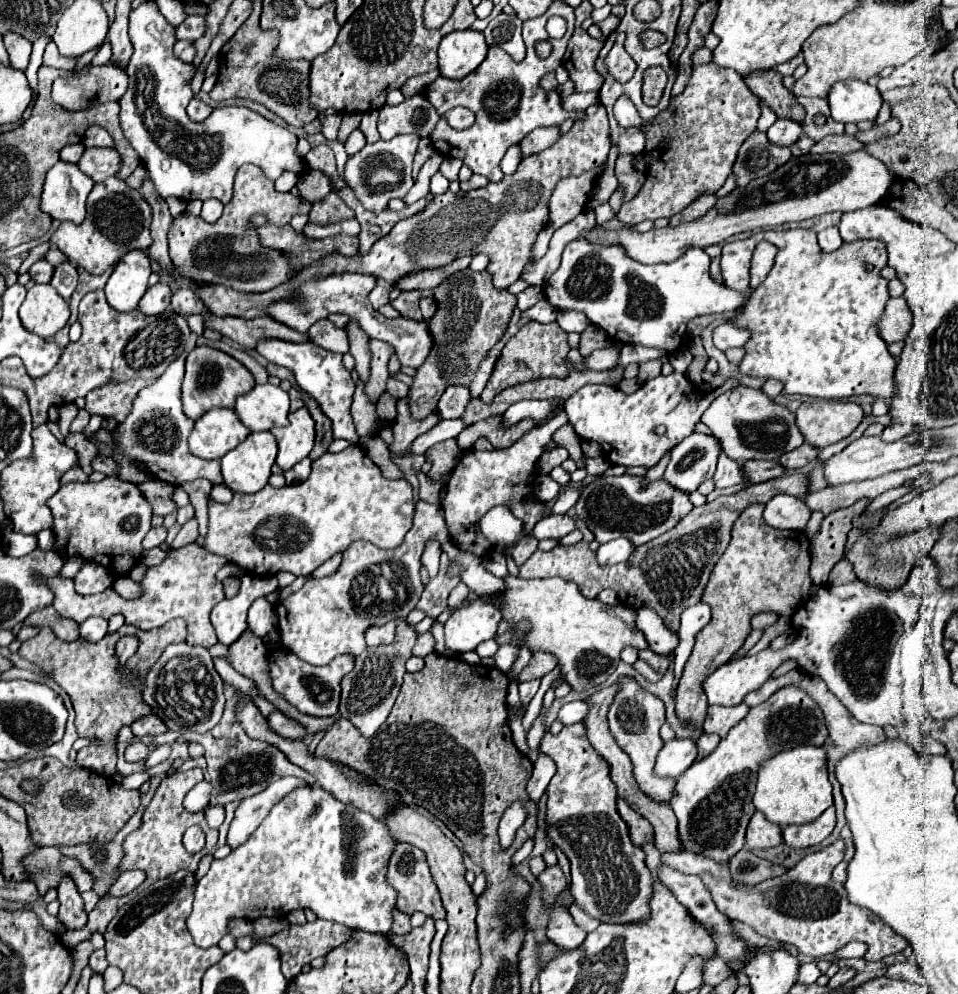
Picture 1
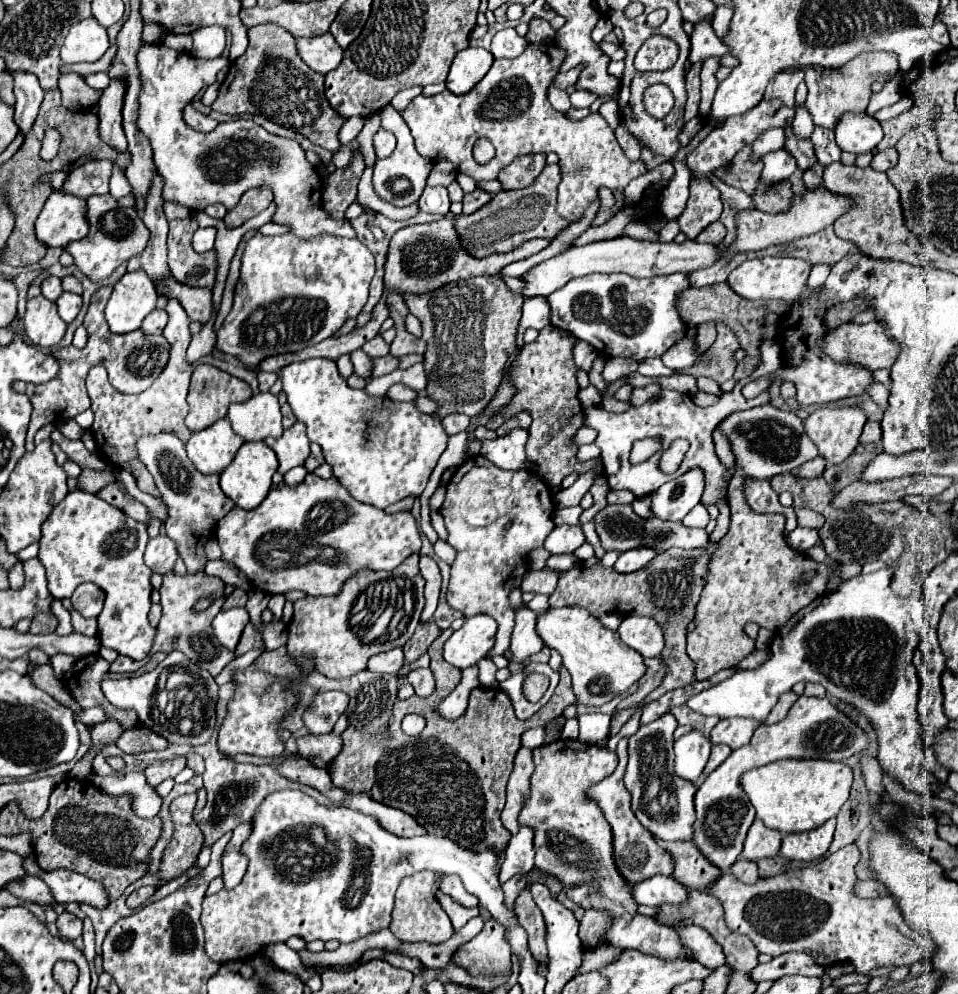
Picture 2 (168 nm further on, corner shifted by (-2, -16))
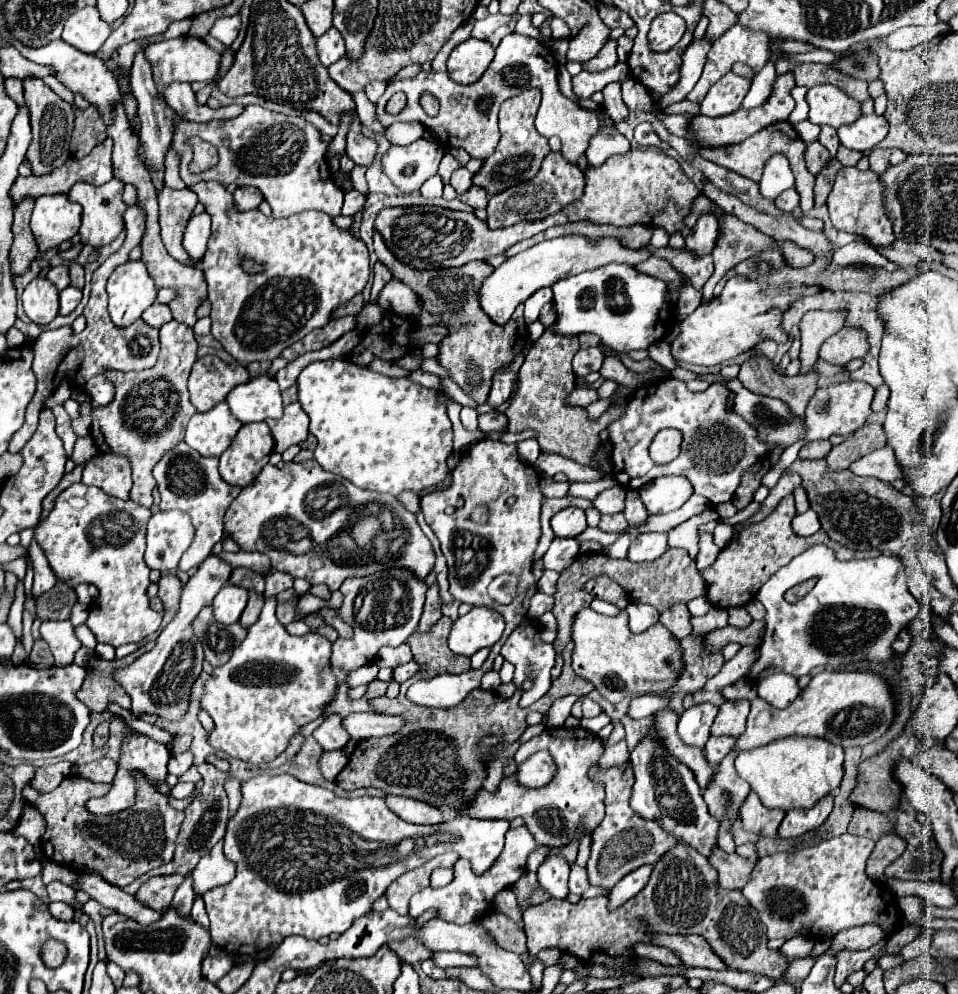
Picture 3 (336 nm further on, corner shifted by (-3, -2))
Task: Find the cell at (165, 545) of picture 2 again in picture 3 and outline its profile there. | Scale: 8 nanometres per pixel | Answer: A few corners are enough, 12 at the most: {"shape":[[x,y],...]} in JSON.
{"shape":[[155,512],[145,562],[175,570],[191,540],[185,512]]}

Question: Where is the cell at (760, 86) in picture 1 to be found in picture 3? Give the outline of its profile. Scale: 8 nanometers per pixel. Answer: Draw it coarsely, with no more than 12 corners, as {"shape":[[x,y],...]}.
{"shape":[[819,140],[805,142],[805,162],[811,174],[817,174],[829,152]]}

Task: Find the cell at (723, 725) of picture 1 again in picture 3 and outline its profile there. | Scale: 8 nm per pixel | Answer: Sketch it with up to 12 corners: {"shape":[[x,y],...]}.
{"shape":[[747,700],[725,702],[711,726],[713,736],[745,732]]}

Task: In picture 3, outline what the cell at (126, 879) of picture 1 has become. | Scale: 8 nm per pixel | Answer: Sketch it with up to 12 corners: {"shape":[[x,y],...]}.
{"shape":[[181,874],[153,876],[137,890],[141,904],[161,912],[183,882]]}

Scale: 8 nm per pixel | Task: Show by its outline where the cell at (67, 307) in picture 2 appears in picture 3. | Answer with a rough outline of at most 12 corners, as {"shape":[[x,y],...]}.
{"shape":[[67,286],[59,292],[59,314],[71,314],[81,302],[81,290]]}

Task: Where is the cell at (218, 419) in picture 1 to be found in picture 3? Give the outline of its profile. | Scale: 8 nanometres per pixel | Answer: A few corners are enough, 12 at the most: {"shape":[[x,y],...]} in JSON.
{"shape":[[221,402],[193,414],[185,442],[201,456],[219,458],[241,422]]}

